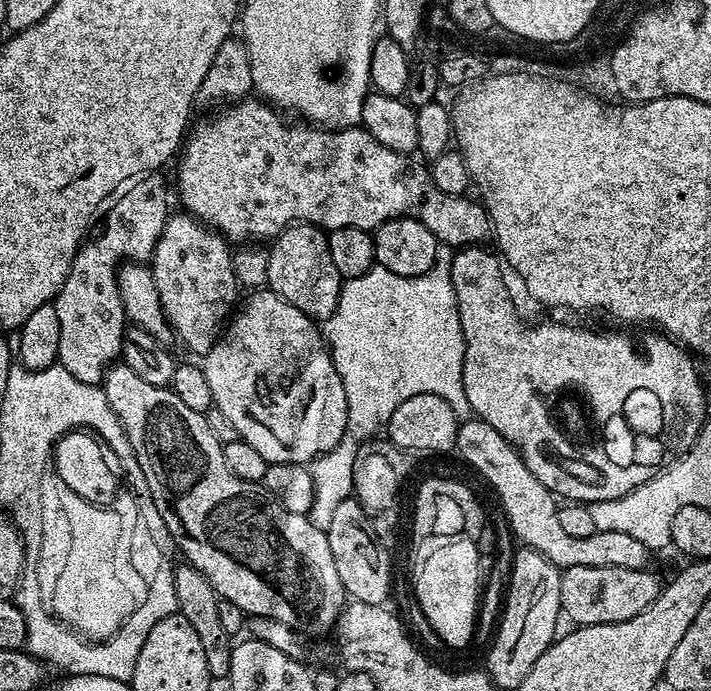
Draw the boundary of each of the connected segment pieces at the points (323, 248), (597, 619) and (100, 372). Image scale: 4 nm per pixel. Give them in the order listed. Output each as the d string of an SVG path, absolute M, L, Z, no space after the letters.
M292 224L283 228L271 241L268 248L268 282L267 287L279 294L290 306L298 306L302 314L317 322L328 321L338 306L340 285L342 281L334 262L330 259L330 246L328 245L328 232L316 228L312 224Z
M570 566L560 573L560 610L576 626L617 624L642 614L658 598L662 580L648 568L630 570L622 566Z
M145 174L135 182L129 183L111 201L111 204L112 209L108 213L106 213L107 211L103 213L103 216L105 215L104 225L101 226L100 233L93 240L88 238L81 243L72 263L70 274L54 301L58 310L58 363L66 370L70 370L70 374L74 374L74 378L78 378L78 382L87 384L100 384L105 374L108 373L108 369L117 363L118 357L121 355L124 347L126 317L116 273L122 262L151 261L152 252L158 246L158 238L170 215L168 184L160 177L160 174Z

